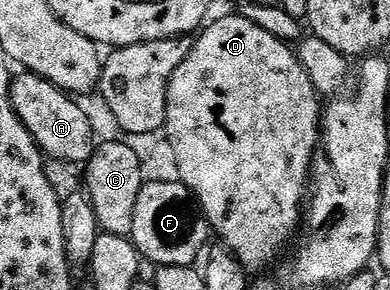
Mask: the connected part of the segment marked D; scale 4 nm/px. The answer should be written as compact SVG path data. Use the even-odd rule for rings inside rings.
M241 16L222 18L219 22L212 22L197 35L198 42L196 38L184 64L180 64L180 68L176 68L176 72L168 84L164 133L171 142L171 150L176 156L179 181L190 189L198 209L202 211L202 217L206 219L207 227L213 233L214 230L218 233L218 238L222 241L219 243L238 259L243 269L253 272L253 270L264 269L281 252L282 246L288 245L287 247L289 247L299 233L300 207L308 194L308 183L312 177L312 159L320 141L320 102L318 106L320 98L314 85L302 71L302 65L298 62L295 51L287 43L281 42L276 36L271 36L269 32L264 32L264 28L256 28L256 24L252 24L252 20Z

